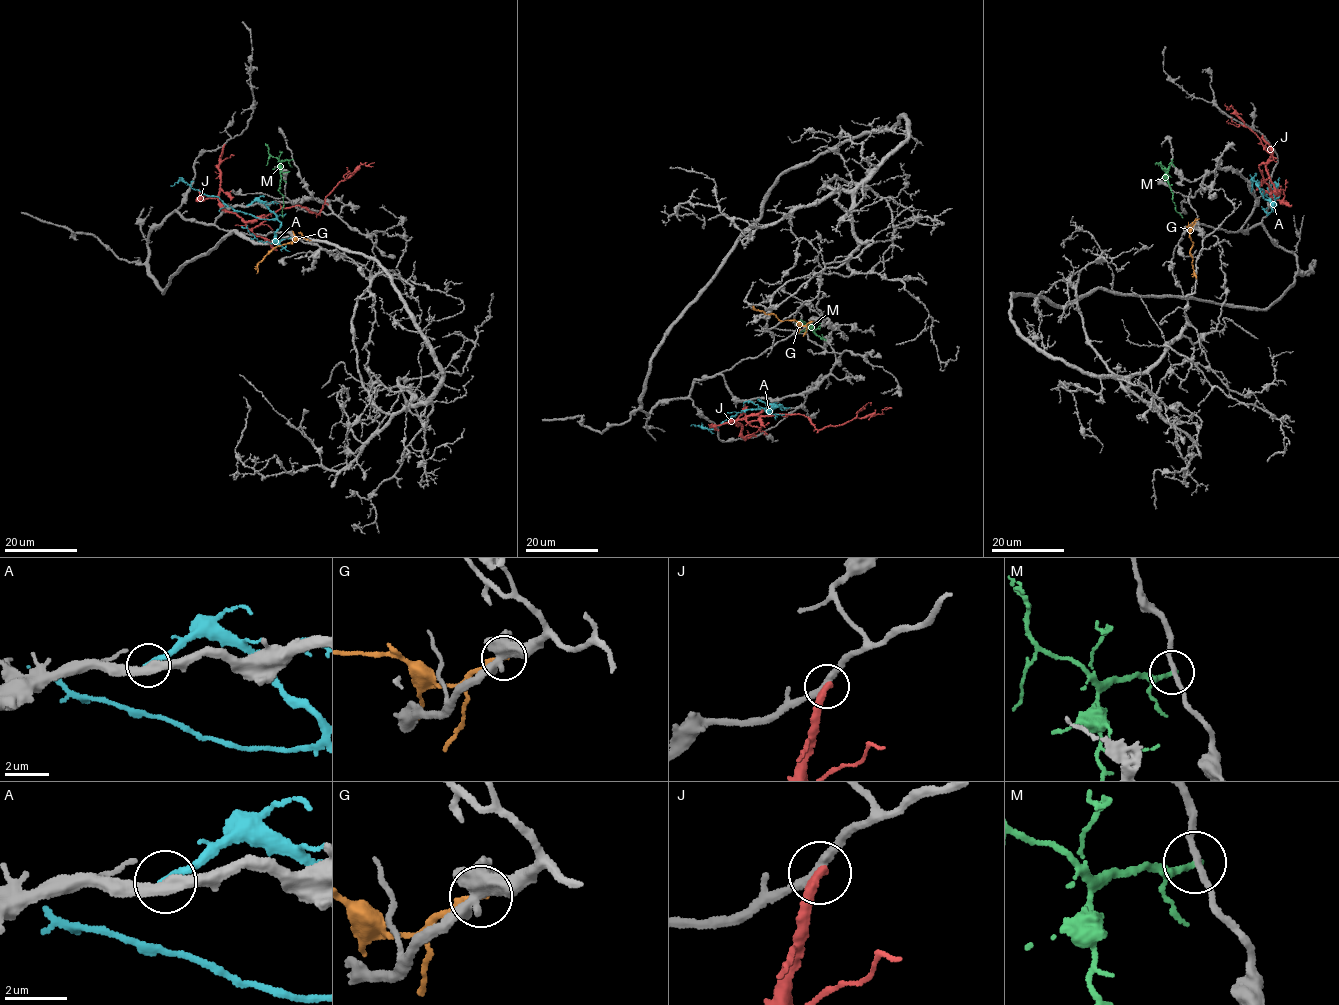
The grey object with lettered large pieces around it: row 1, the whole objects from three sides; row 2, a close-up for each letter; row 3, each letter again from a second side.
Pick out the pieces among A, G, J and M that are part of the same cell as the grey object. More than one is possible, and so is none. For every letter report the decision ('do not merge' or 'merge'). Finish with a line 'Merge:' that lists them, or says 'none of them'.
A: do not merge
G: do not merge
J: do not merge
M: do not merge
Merge: none of them

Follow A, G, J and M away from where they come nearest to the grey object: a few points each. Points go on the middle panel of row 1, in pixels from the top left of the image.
A: (758, 398), (779, 405), (743, 411), (714, 429), (690, 426)
G: (812, 321), (802, 325), (795, 321), (781, 321), (774, 314), (751, 309)
J: (755, 436), (745, 437), (739, 422), (730, 422), (759, 414), (802, 414), (817, 429), (881, 414), (891, 407)
M: (825, 340), (802, 323), (804, 321), (796, 323)

